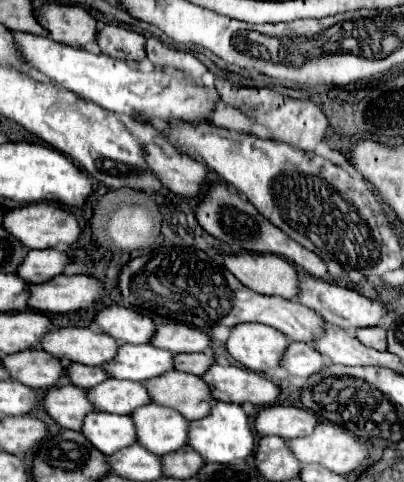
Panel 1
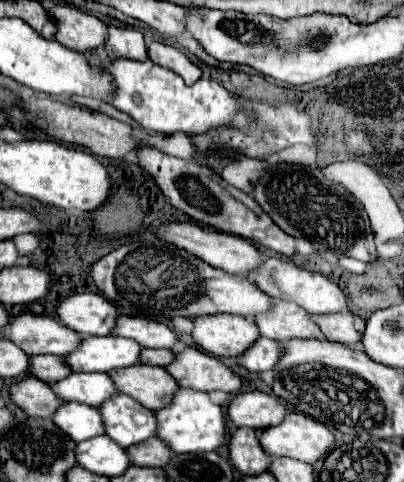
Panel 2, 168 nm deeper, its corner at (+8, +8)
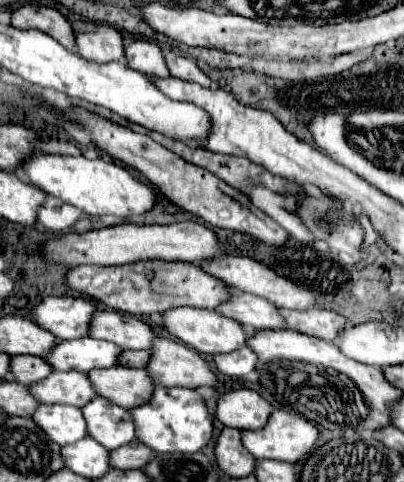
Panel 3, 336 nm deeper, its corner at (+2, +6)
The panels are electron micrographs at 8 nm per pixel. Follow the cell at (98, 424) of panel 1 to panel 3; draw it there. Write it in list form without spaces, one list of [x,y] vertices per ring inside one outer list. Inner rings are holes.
[[[40,404],[34,410],[32,420],[52,442],[56,442],[60,446],[78,442],[86,436],[86,422],[82,418],[80,408],[76,408],[76,406]]]

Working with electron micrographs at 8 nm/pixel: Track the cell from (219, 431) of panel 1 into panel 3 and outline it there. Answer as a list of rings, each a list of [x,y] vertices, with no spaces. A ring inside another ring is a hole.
[[[154,386],[154,392],[152,392],[152,398],[148,400],[148,404],[132,408],[130,416],[136,426],[138,442],[146,444],[148,448],[156,450],[158,454],[198,452],[212,438],[212,416],[206,410],[200,394],[190,388]]]

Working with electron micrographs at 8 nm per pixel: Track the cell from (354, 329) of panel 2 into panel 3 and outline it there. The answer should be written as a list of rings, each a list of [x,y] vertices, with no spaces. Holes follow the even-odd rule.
[[[310,308],[310,310],[280,310],[286,326],[290,330],[316,336],[320,340],[334,340],[338,336],[338,330],[346,326],[346,318],[332,312],[332,310],[320,310],[320,308]]]

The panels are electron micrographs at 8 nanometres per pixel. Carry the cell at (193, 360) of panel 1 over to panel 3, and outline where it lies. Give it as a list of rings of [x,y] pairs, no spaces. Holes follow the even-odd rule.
[[[124,350],[118,356],[118,364],[128,368],[144,368],[146,362],[148,362],[148,350]]]

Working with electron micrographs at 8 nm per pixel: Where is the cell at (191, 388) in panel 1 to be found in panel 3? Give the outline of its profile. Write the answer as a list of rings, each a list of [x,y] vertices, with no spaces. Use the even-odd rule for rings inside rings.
[[[112,366],[106,370],[90,370],[86,372],[88,380],[92,382],[98,396],[130,410],[134,406],[142,406],[146,398],[150,398],[150,390],[154,384],[146,370],[126,368],[126,366]]]

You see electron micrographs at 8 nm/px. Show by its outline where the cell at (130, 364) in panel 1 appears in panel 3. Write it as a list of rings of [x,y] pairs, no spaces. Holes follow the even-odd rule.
[[[78,338],[78,340],[62,340],[52,346],[52,350],[44,356],[50,362],[52,370],[76,370],[88,372],[92,368],[110,368],[118,364],[118,346],[106,340]]]

